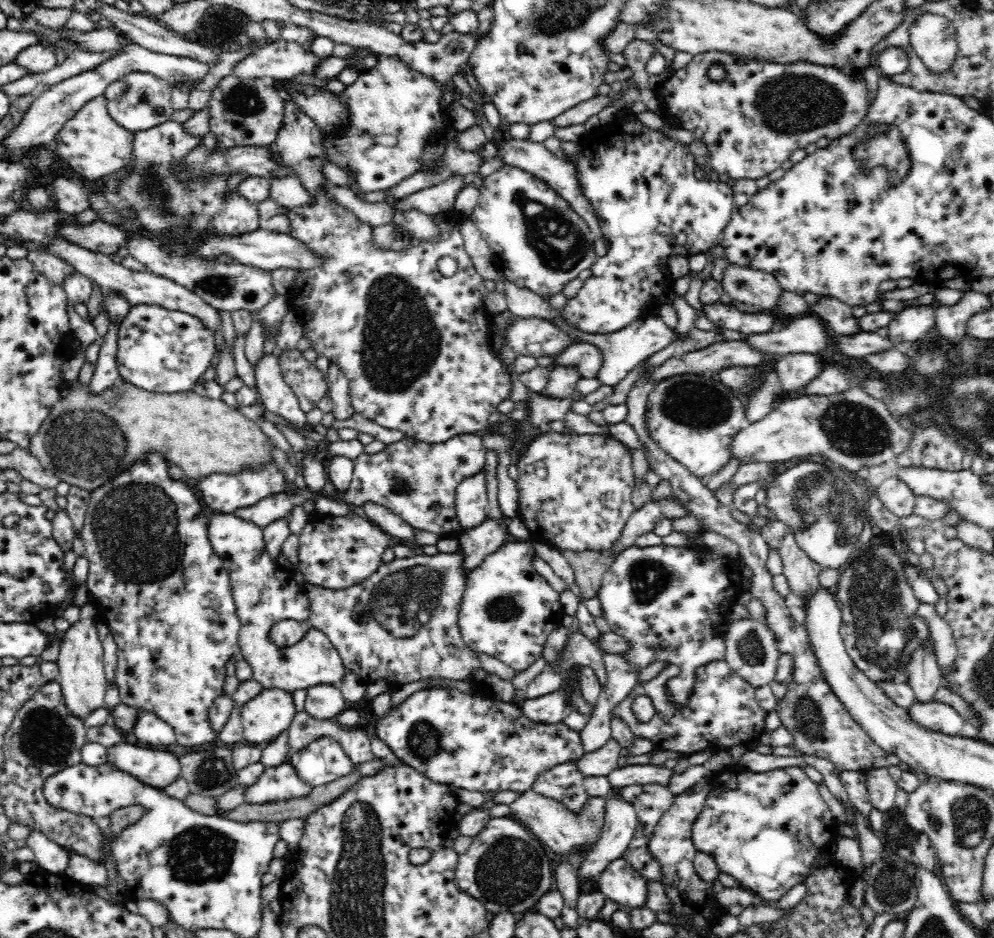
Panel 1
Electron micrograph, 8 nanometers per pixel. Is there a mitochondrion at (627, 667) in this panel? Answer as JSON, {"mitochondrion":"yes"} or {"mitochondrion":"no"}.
{"mitochondrion":"no"}

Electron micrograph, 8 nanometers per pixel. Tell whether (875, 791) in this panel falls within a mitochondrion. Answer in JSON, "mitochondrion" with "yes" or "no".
{"mitochondrion":"no"}

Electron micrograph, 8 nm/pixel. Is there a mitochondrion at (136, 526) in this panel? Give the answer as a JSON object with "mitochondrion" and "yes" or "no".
{"mitochondrion":"yes"}

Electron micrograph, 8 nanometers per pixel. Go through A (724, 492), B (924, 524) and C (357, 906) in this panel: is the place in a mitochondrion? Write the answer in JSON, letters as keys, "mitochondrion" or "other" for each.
{"A":"other","B":"other","C":"mitochondrion"}

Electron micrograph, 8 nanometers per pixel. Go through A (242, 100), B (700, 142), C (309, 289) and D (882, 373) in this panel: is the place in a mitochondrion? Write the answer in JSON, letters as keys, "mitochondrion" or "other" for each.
{"A":"mitochondrion","B":"other","C":"other","D":"other"}

